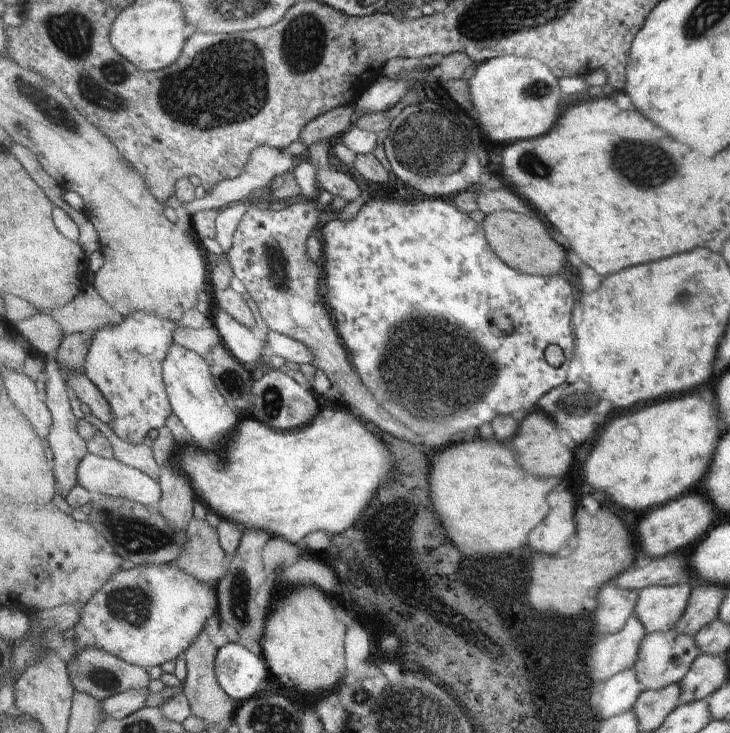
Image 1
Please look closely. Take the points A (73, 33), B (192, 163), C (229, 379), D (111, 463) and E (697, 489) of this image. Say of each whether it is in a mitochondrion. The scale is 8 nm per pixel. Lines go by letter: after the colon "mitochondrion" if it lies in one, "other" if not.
A: mitochondrion
B: other
C: mitochondrion
D: other
E: other

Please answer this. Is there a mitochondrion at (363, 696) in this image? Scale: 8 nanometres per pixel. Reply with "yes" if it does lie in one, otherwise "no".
yes

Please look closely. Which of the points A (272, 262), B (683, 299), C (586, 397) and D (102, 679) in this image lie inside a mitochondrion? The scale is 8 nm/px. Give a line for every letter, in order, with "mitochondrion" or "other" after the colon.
A: mitochondrion
B: mitochondrion
C: mitochondrion
D: mitochondrion

